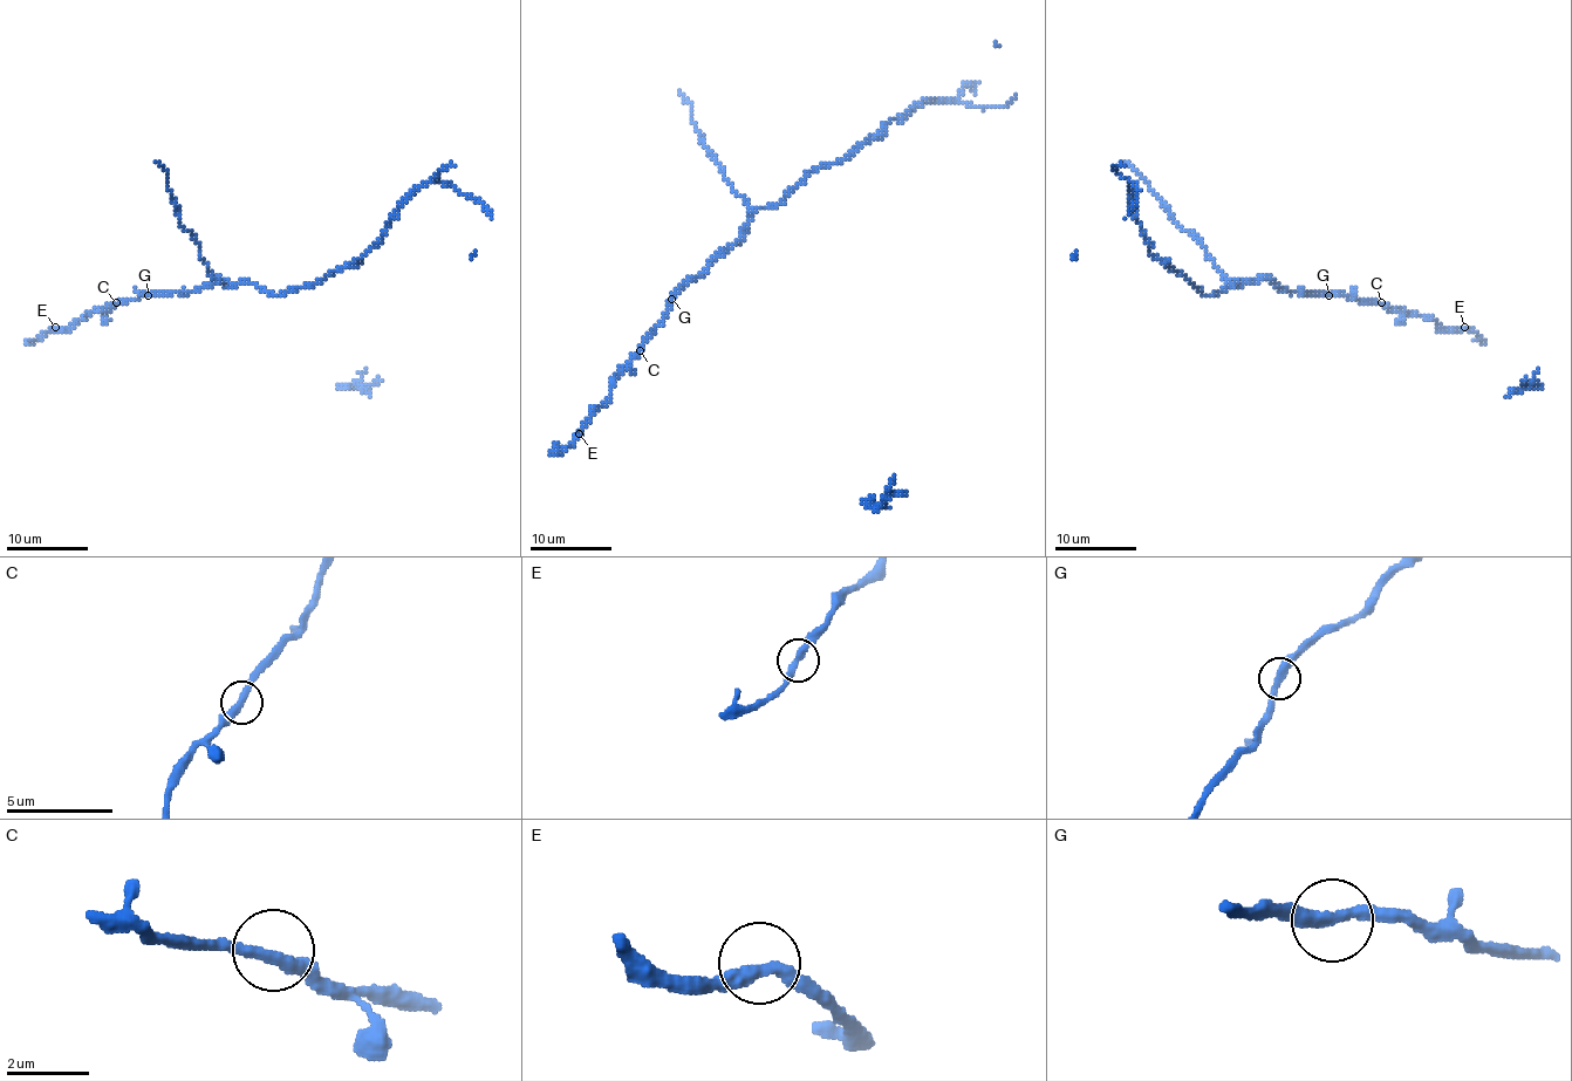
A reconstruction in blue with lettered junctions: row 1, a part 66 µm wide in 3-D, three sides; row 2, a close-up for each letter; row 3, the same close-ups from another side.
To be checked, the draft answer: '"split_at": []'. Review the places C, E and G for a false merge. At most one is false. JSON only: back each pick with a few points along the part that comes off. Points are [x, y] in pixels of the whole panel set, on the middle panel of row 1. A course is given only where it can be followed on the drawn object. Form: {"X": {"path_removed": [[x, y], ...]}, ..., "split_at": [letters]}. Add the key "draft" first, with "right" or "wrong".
{"draft": "wrong", "split_at": ["G"]}

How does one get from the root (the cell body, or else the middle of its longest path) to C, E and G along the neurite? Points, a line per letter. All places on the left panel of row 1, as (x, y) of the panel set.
C: (200, 286), (192, 291), (152, 293), (116, 302)
E: (200, 286), (122, 301), (89, 313), (69, 329), (55, 327)
G: (200, 286), (148, 294)

